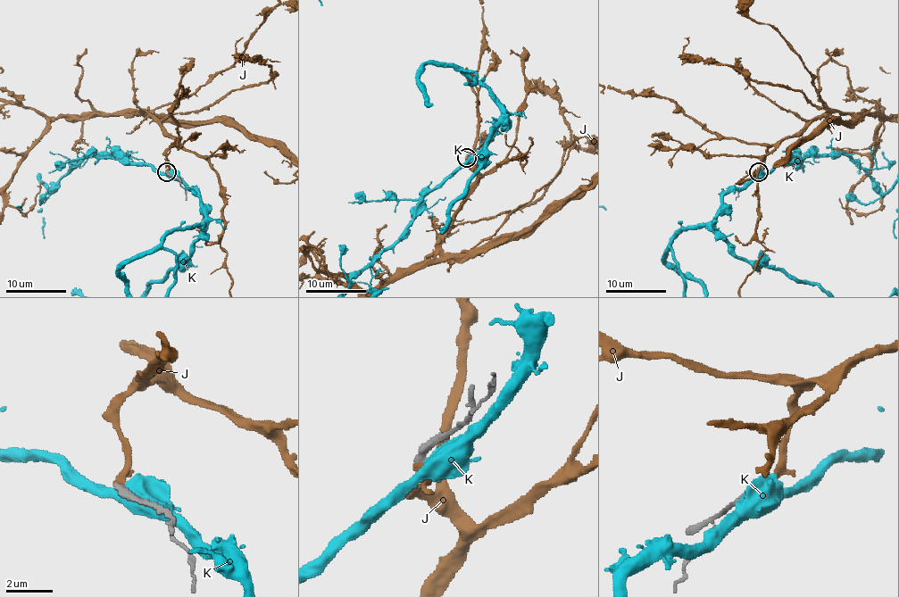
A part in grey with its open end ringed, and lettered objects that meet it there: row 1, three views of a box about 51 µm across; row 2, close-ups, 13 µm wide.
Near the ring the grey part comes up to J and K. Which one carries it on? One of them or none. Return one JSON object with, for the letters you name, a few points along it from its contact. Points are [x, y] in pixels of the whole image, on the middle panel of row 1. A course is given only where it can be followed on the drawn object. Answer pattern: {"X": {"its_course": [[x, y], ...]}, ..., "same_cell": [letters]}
{"same_cell": ["J"]}

